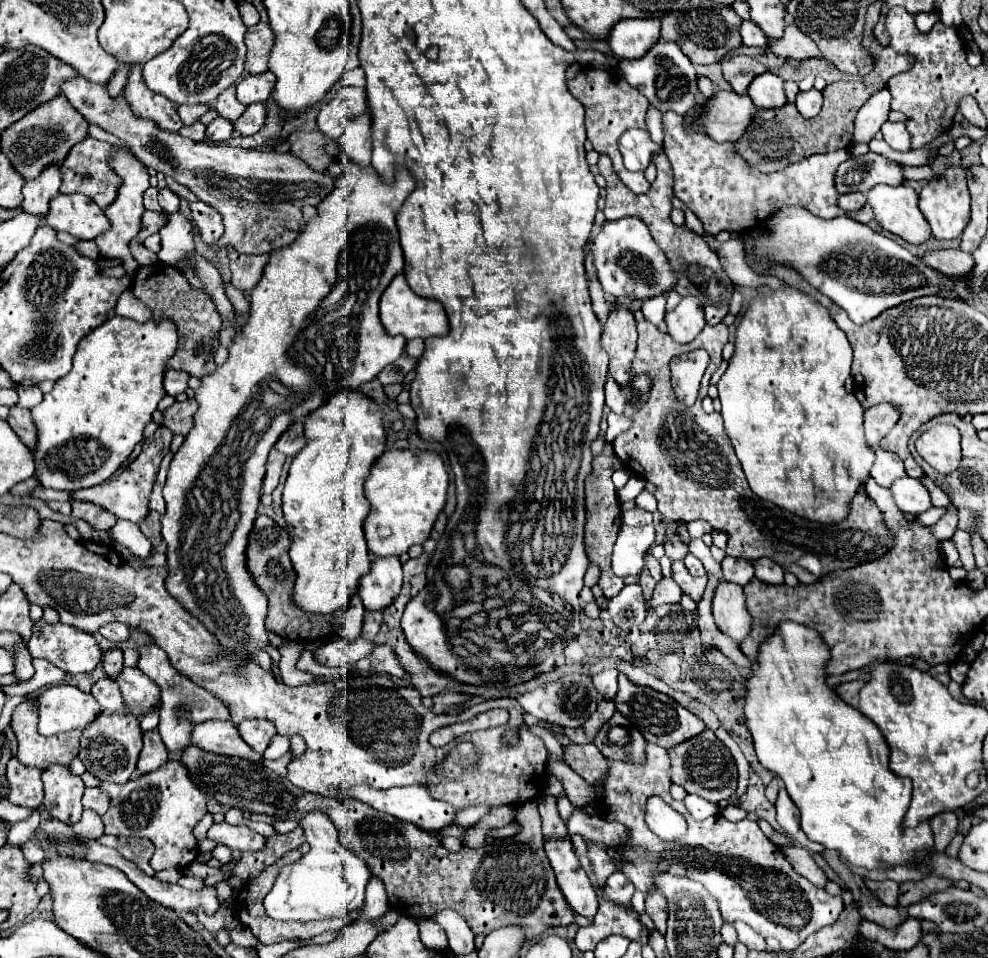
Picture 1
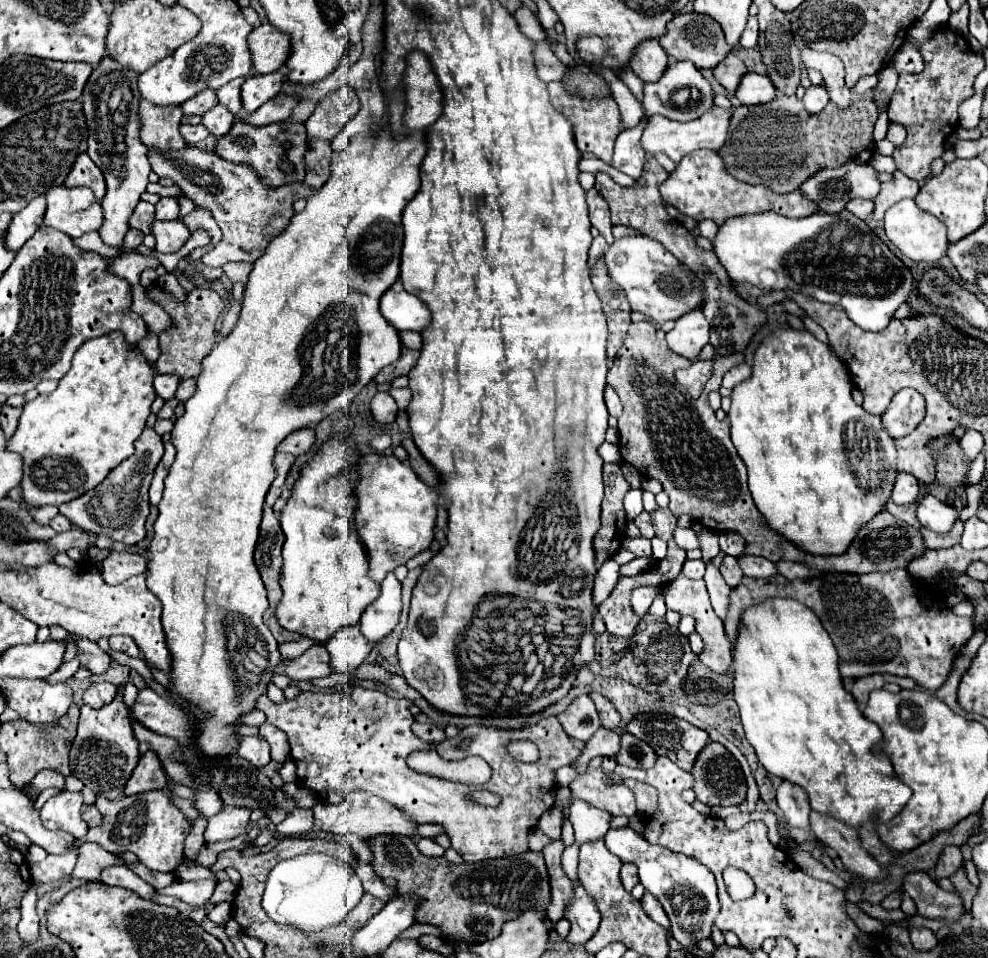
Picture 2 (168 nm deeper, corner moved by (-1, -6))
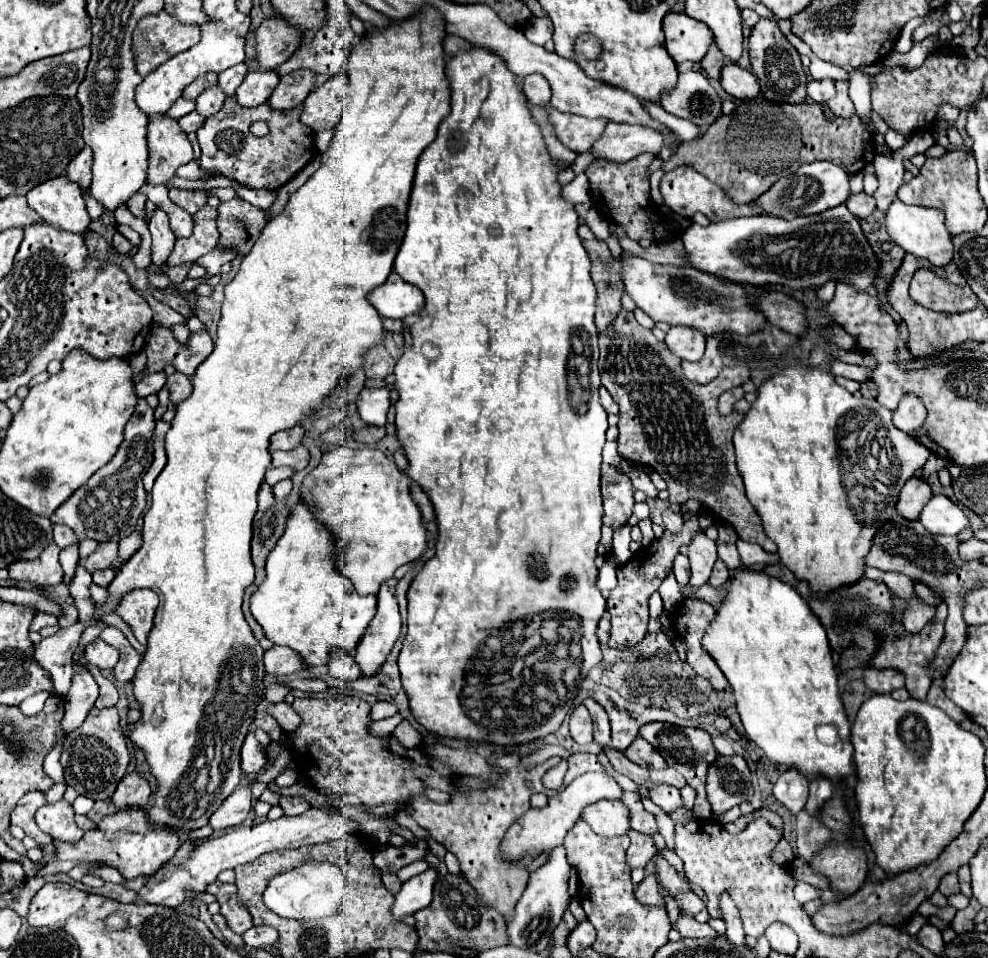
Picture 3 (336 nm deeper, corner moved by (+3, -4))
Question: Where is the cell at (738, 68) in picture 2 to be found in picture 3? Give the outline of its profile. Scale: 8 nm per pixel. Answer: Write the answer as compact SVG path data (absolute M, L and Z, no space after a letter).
M711 47L711 49L707 51L707 55L705 55L705 59L701 61L701 67L703 67L703 71L705 71L711 79L717 79L717 81L719 81L721 69L723 69L727 63L729 63L729 59L727 59L717 47Z

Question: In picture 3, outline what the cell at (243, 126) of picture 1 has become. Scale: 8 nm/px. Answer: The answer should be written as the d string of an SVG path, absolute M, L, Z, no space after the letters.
M309 69L293 71L291 75L281 77L273 95L269 97L269 107L273 109L295 109L305 101L305 97L313 91L315 73Z

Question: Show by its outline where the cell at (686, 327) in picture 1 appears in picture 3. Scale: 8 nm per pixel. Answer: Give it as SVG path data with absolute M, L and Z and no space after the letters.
M675 325L667 331L667 347L681 359L699 361L705 353L705 335L687 325Z

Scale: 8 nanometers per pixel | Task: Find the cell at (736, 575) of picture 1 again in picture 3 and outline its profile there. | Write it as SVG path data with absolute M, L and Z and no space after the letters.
M717 561L715 567L713 567L713 575L711 575L709 583L711 583L713 587L725 587L727 581L729 581L729 577L731 577L731 573L729 573L727 565L725 565L723 561Z

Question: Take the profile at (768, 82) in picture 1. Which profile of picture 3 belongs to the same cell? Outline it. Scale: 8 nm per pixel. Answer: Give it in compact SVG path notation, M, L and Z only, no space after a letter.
M727 63L723 67L721 87L735 99L753 99L761 93L757 77L751 71L741 69L737 63Z

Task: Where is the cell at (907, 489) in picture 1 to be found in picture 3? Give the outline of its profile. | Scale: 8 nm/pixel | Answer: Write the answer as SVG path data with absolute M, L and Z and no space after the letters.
M933 495L919 515L919 523L933 535L957 535L969 525L967 515L945 495Z

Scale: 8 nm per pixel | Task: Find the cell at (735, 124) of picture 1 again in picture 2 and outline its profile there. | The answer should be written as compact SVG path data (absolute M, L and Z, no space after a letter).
M715 107L713 111L705 113L701 119L679 123L673 119L665 119L661 115L649 115L645 121L645 129L641 135L641 147L647 153L667 153L669 159L679 163L687 153L697 151L697 149L721 149L725 143L725 135L729 129L729 119L731 119L731 109L721 109Z

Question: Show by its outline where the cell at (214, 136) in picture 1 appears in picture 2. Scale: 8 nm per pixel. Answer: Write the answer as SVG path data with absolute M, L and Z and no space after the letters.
M217 103L215 107L211 107L211 109L201 117L201 123L203 123L203 125L209 129L209 133L215 135L215 137L225 135L225 133L229 131L229 127L233 125L233 121L235 121L235 115L233 115L229 109L225 109L221 103Z

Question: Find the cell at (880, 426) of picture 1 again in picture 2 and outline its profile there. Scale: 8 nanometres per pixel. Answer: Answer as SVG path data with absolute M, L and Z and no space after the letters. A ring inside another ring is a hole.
M903 389L893 397L893 403L883 413L885 429L893 437L907 435L913 431L925 417L925 399L915 389ZM915 401L915 405L911 405Z

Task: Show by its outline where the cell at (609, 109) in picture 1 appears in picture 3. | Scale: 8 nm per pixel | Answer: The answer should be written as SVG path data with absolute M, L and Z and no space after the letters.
M549 103L543 105L543 109L547 111L549 123L553 125L553 131L557 135L557 139L573 149L575 153L585 153L593 147L593 141L597 141L597 137L601 137L605 125L609 121L601 119L585 119L573 113L561 113L557 109L553 109Z

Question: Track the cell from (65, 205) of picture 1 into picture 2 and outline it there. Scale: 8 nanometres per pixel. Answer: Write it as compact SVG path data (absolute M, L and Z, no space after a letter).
M53 187L45 193L45 199L45 225L59 229L73 239L101 227L101 207L87 187Z

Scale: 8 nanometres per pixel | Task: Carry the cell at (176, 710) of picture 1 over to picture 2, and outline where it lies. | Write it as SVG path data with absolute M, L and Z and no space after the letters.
M265 723L259 727L259 734L269 743L271 759L285 763L290 757L290 745L287 736L275 726Z

